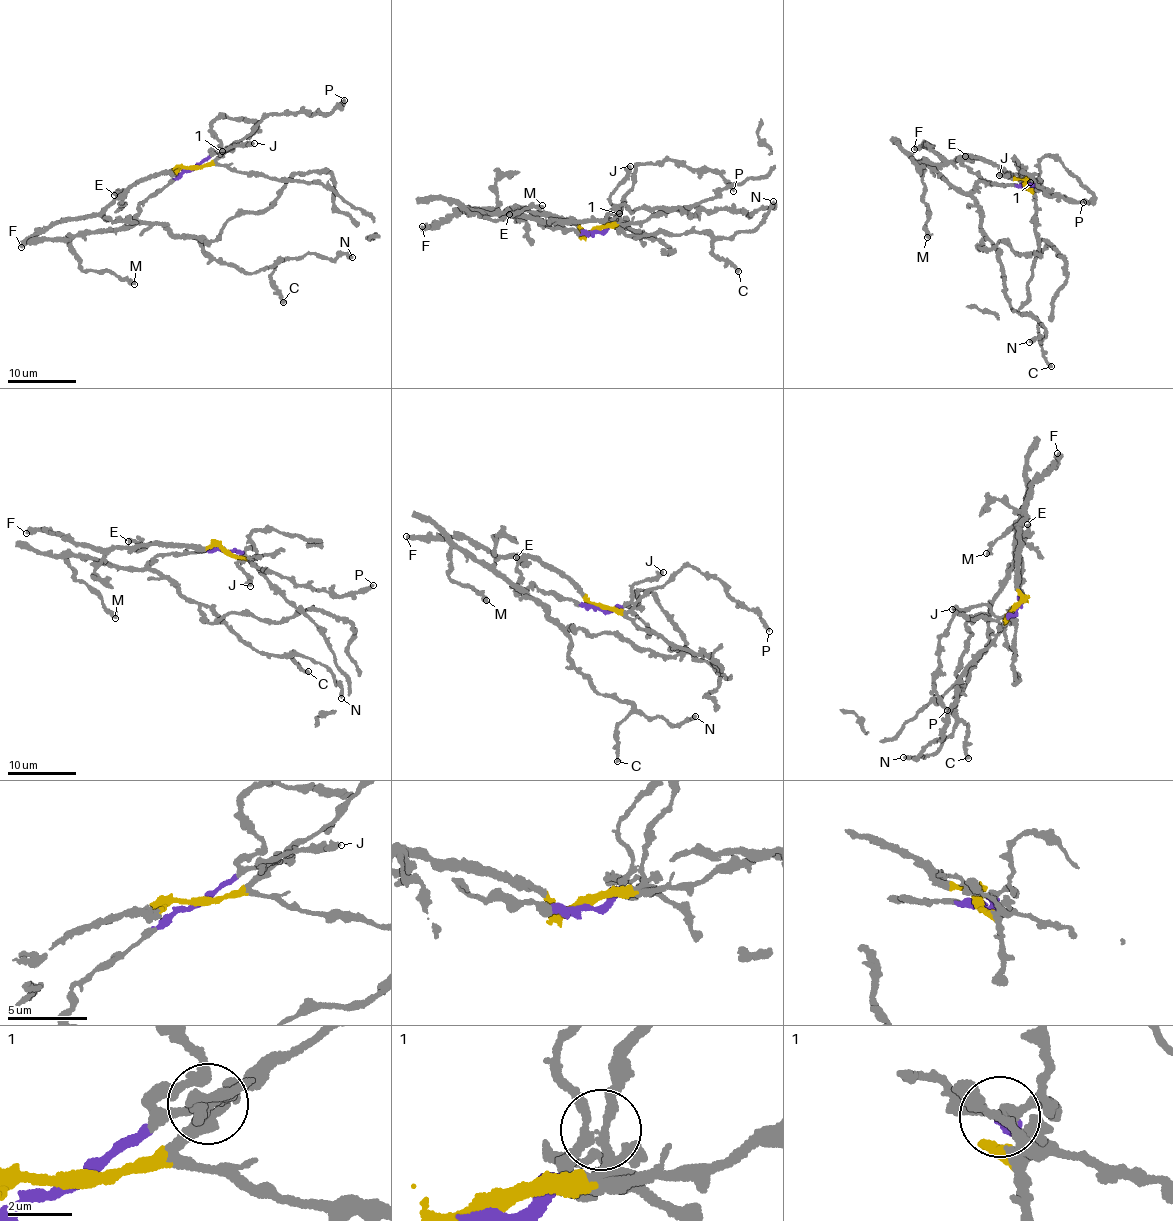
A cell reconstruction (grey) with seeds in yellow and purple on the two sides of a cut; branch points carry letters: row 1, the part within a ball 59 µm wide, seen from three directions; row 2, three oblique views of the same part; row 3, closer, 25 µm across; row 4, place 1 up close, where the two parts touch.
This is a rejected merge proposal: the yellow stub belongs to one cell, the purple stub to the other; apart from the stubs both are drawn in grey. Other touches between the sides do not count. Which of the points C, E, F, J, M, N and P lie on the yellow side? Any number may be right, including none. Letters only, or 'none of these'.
E, F, P

